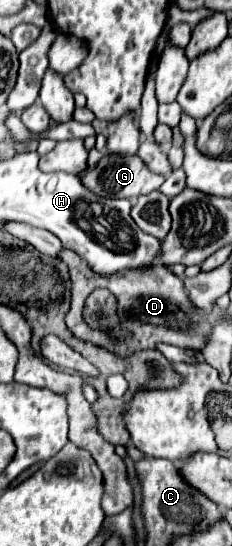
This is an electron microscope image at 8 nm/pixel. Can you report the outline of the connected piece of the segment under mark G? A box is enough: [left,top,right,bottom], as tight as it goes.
[80,150,164,198]

